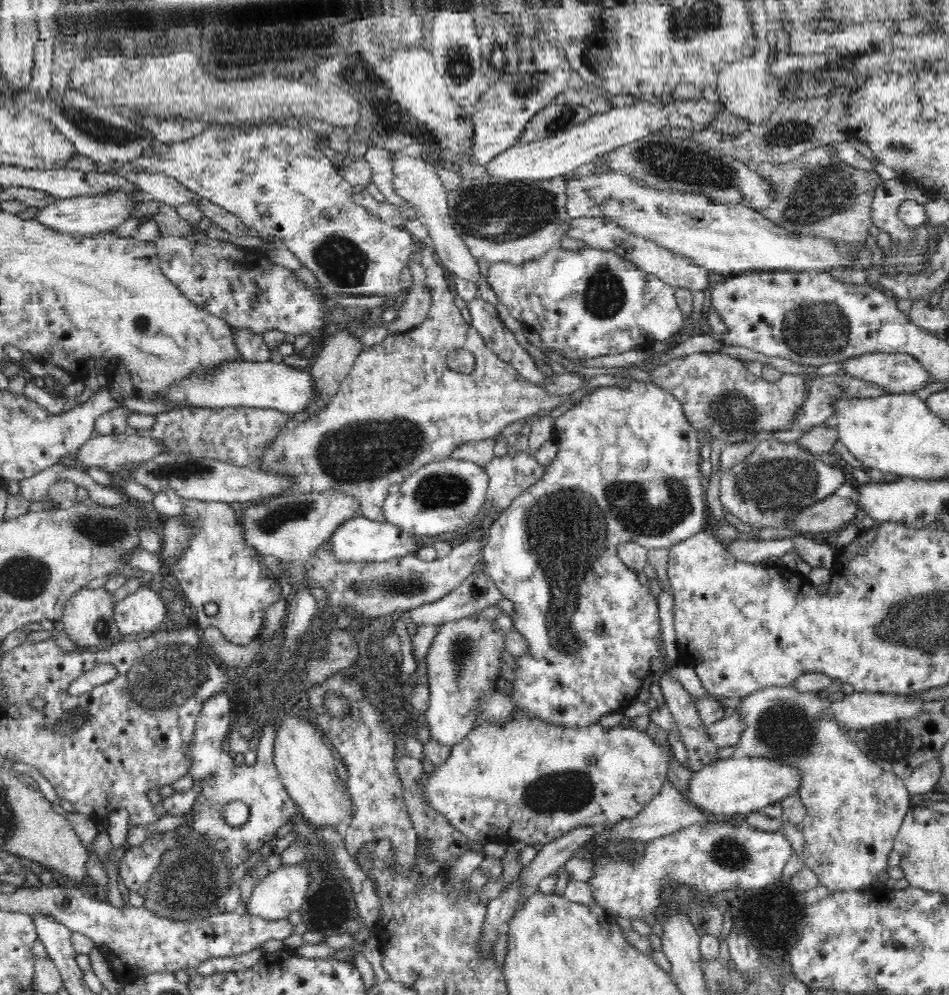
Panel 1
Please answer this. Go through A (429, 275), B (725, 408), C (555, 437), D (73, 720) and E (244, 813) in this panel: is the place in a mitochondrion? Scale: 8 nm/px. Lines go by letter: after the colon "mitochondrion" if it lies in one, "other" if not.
A: other
B: mitochondrion
C: other
D: mitochondrion
E: other

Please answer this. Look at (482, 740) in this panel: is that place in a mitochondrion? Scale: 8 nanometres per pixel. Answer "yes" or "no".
no

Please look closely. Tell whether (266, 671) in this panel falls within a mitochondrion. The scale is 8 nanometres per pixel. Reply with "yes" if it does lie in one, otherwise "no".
no

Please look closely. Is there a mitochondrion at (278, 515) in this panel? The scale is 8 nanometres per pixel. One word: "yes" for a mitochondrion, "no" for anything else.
yes

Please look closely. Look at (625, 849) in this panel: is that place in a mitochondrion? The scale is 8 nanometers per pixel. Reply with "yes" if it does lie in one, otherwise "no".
yes

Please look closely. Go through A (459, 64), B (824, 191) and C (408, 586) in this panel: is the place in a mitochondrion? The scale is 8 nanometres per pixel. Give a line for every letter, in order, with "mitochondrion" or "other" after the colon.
A: mitochondrion
B: mitochondrion
C: mitochondrion

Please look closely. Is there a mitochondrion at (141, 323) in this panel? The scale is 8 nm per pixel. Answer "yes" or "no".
yes

